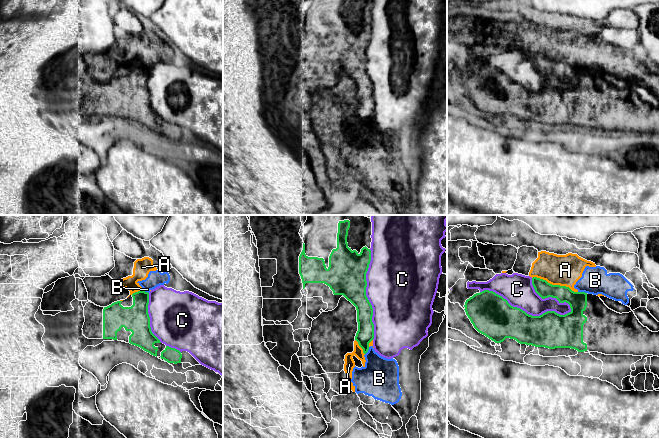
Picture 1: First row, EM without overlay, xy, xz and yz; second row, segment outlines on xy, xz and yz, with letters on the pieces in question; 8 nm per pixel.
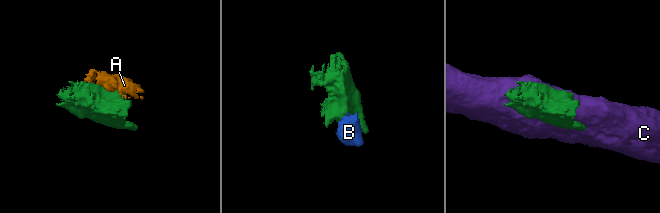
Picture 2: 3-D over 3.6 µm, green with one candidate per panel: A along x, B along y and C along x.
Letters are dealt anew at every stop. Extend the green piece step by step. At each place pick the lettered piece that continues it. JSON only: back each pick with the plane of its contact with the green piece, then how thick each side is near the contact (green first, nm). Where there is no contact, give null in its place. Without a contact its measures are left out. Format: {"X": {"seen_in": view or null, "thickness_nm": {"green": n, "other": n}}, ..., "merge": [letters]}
{"merge": []}

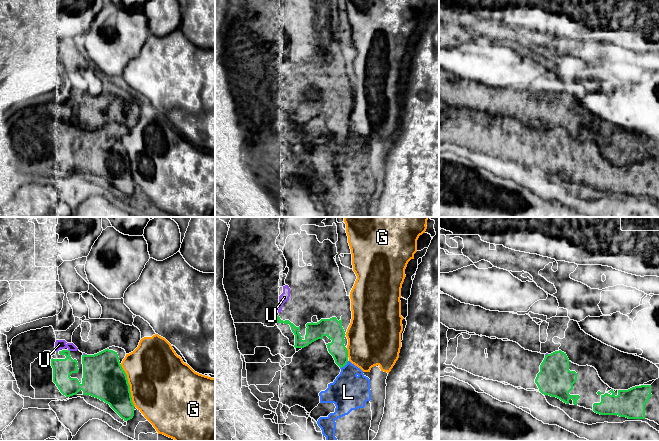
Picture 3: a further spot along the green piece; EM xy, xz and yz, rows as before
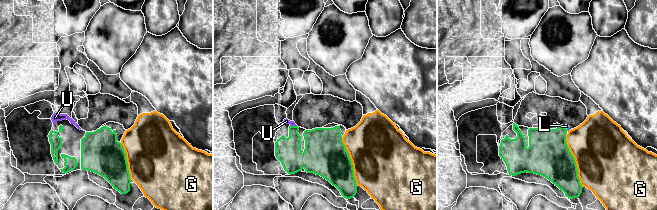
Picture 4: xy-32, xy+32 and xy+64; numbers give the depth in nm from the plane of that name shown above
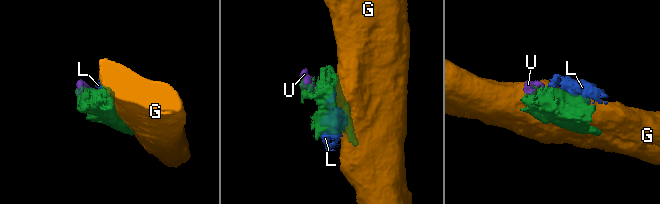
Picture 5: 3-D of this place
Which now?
{"U": {"seen_in": "xy", "thickness_nm": {"green": 340, "other": 20}}, "merge": ["U"]}

